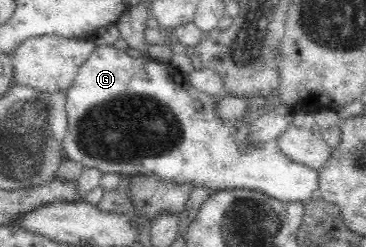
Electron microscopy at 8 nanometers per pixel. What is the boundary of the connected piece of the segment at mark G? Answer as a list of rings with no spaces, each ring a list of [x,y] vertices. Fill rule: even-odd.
[[[102,45],[96,47],[92,56],[88,58],[82,66],[80,66],[78,73],[72,86],[67,89],[66,96],[66,113],[68,113],[68,128],[66,130],[66,136],[64,142],[61,146],[66,149],[66,155],[68,158],[75,160],[84,164],[85,167],[94,167],[102,170],[102,173],[107,172],[117,172],[120,175],[150,175],[156,176],[159,180],[181,183],[184,181],[190,181],[194,183],[194,186],[198,184],[204,184],[204,186],[209,186],[210,190],[222,190],[229,188],[245,188],[252,190],[261,190],[262,192],[268,194],[269,197],[275,198],[280,202],[287,203],[300,203],[303,204],[307,200],[317,196],[319,186],[318,186],[318,176],[319,171],[310,166],[306,166],[301,162],[295,162],[291,158],[284,156],[276,146],[275,139],[268,140],[264,142],[262,146],[249,146],[247,142],[247,134],[249,131],[249,124],[244,125],[242,118],[236,120],[236,122],[220,122],[216,115],[214,114],[214,107],[216,106],[217,98],[212,98],[211,96],[204,95],[204,93],[194,89],[188,82],[188,78],[185,74],[181,73],[176,67],[172,66],[170,63],[160,63],[156,60],[149,61],[148,59],[134,58],[129,56],[125,51],[115,48],[112,45]]]

